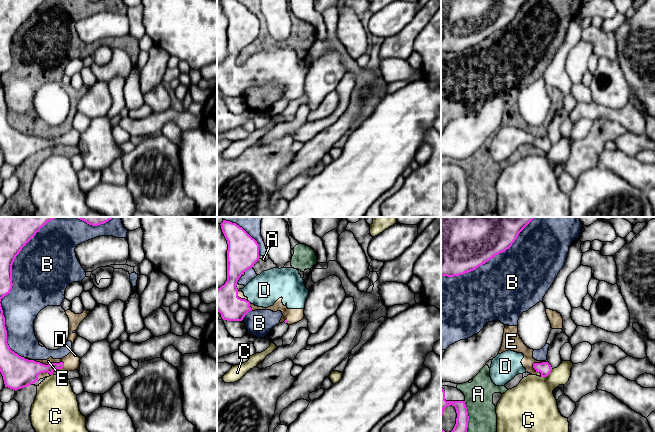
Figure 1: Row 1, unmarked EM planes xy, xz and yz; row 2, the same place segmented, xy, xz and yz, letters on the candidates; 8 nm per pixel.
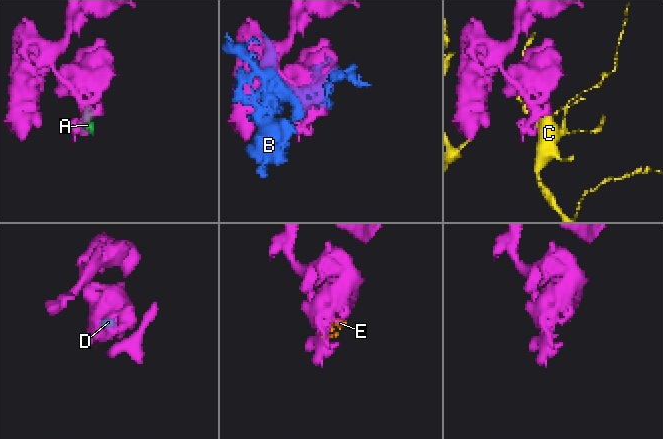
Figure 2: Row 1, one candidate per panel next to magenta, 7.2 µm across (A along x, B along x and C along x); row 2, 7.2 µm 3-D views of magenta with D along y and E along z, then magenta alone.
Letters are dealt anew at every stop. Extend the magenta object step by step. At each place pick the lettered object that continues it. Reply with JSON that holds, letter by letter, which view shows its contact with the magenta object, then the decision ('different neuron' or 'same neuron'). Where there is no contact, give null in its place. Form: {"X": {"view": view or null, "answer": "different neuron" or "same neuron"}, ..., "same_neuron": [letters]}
{"A": {"view": "yz", "answer": "different neuron"}, "B": {"view": "xy", "answer": "different neuron"}, "C": {"view": "yz", "answer": "different neuron"}, "D": {"view": null, "answer": "same neuron"}, "E": {"view": "xy", "answer": "different neuron"}, "same_neuron": ["D"]}

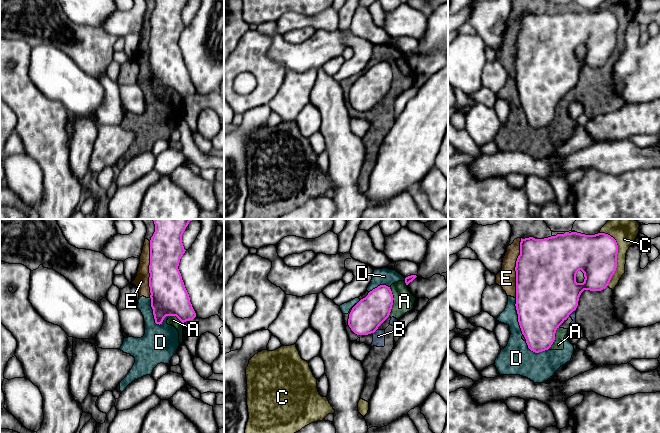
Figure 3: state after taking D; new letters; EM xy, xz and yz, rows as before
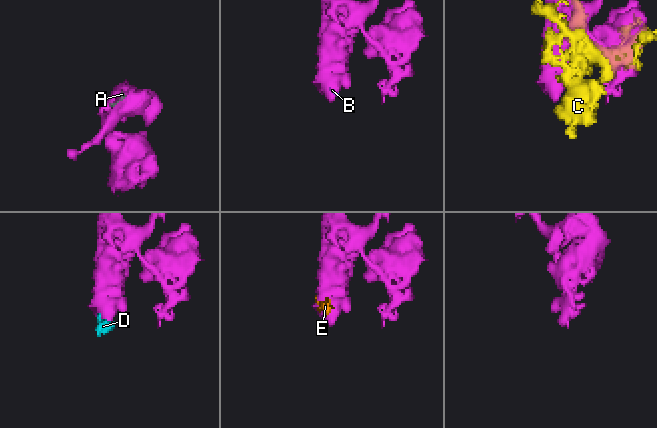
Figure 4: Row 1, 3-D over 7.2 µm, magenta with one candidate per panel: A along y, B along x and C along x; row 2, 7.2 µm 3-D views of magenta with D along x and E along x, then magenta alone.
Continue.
{"A": {"view": "yz", "answer": "different neuron"}, "B": {"view": "yz", "answer": "different neuron"}, "C": {"view": "yz", "answer": "different neuron"}, "D": {"view": "xy", "answer": "different neuron"}, "E": {"view": "yz", "answer": "different neuron"}, "same_neuron": []}

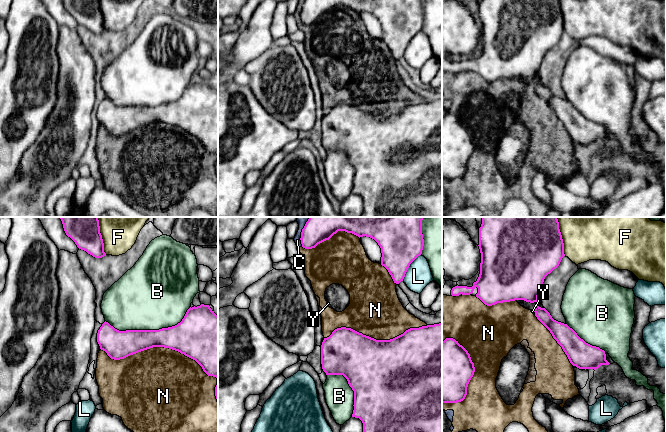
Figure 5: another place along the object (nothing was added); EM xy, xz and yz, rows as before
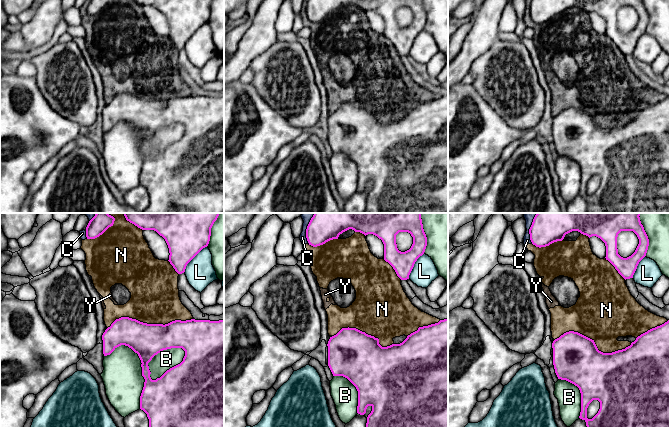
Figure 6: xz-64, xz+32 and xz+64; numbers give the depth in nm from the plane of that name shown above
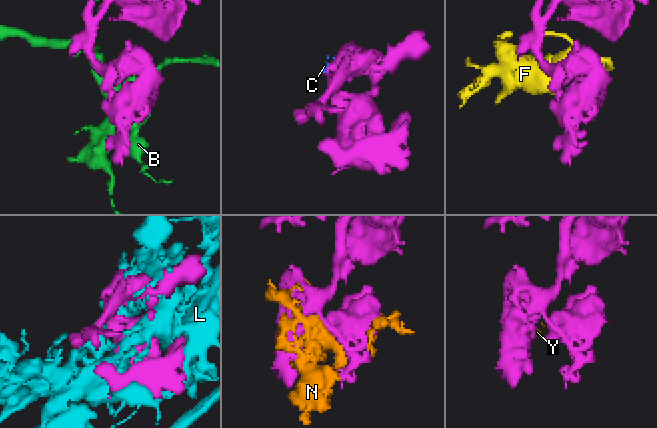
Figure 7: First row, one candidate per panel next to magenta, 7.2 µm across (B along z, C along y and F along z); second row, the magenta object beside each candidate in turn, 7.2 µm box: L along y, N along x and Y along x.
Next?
{"B": {"view": "xy", "answer": "different neuron"}, "C": {"view": "xz", "answer": "different neuron"}, "F": {"view": "yz", "answer": "same neuron"}, "L": {"view": "xz", "answer": "different neuron"}, "N": {"view": "xy", "answer": "different neuron"}, "Y": {"view": "yz", "answer": "different neuron"}, "same_neuron": ["F"]}

